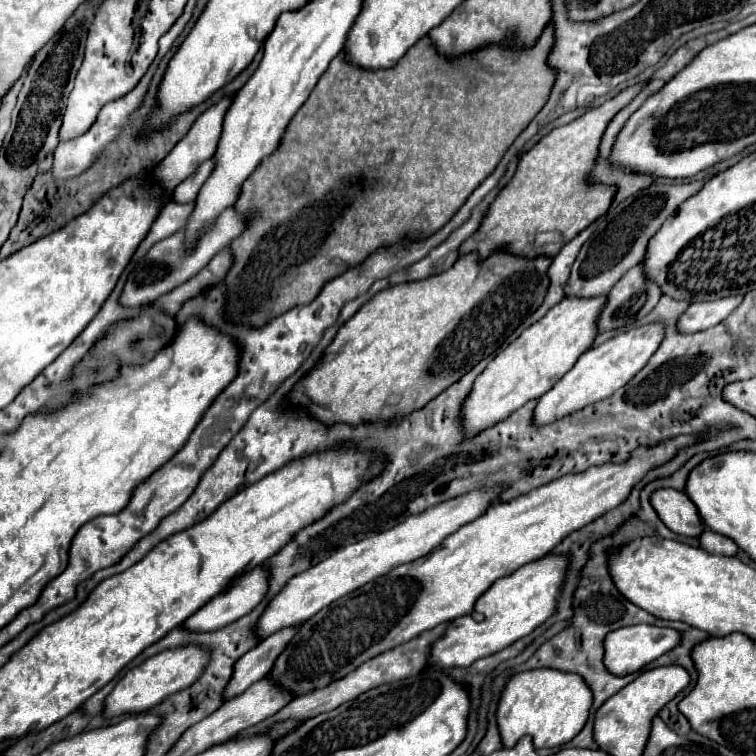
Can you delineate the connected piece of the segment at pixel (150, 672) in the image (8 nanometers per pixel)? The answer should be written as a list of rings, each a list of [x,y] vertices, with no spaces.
[[[197,645],[169,649],[169,651],[159,653],[159,655],[149,657],[141,665],[129,669],[119,679],[115,689],[105,697],[103,717],[113,719],[113,717],[119,717],[119,715],[145,713],[145,711],[153,709],[155,705],[159,705],[169,695],[173,695],[179,689],[185,689],[187,685],[191,685],[191,681],[195,681],[195,677],[199,677],[199,673],[203,673],[205,665],[207,665],[207,651],[199,649]]]

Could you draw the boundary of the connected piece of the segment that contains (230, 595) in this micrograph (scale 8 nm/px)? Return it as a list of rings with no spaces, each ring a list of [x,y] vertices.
[[[255,567],[251,569],[249,573],[243,573],[241,577],[237,577],[229,589],[225,589],[223,593],[215,595],[211,601],[207,601],[199,611],[195,611],[185,623],[183,623],[183,629],[191,629],[195,633],[209,633],[209,631],[215,631],[219,627],[225,627],[227,623],[233,623],[235,619],[247,615],[251,609],[255,609],[255,605],[261,603],[261,599],[265,597],[267,593],[267,579],[269,579],[269,573],[265,567]]]

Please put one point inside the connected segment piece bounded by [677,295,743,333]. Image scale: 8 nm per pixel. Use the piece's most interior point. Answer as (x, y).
(698, 316)

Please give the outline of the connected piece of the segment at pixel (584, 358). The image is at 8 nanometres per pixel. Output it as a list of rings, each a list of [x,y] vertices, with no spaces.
[[[651,323],[651,325],[623,331],[623,333],[615,335],[613,339],[605,341],[603,345],[589,349],[587,353],[583,353],[579,357],[575,367],[567,371],[567,375],[563,375],[547,393],[543,393],[543,397],[539,397],[539,401],[533,409],[531,423],[535,427],[555,423],[587,405],[607,399],[609,395],[613,395],[613,391],[627,385],[635,377],[635,373],[639,373],[643,369],[643,365],[647,365],[649,357],[657,351],[661,339],[663,339],[663,325]]]

